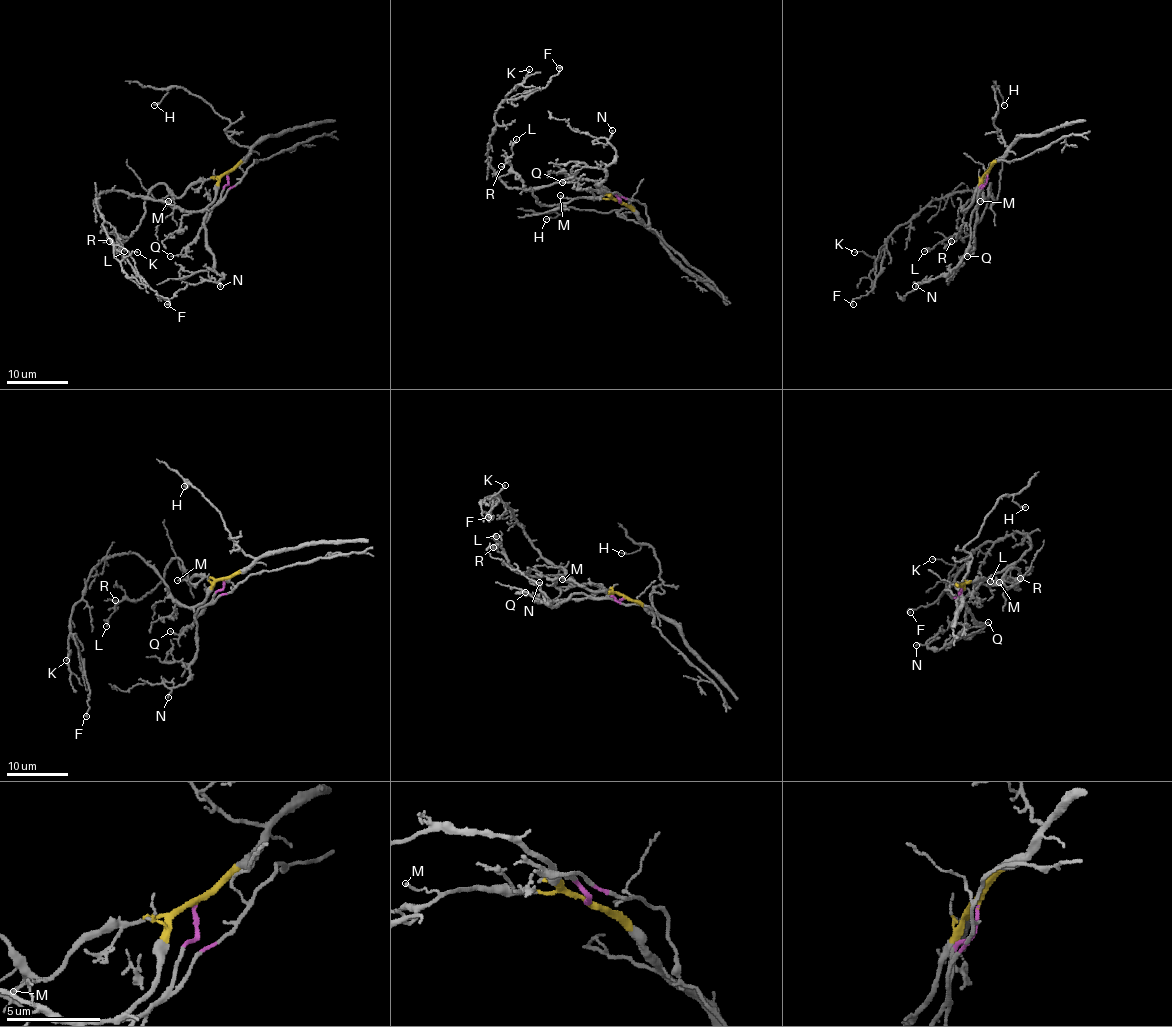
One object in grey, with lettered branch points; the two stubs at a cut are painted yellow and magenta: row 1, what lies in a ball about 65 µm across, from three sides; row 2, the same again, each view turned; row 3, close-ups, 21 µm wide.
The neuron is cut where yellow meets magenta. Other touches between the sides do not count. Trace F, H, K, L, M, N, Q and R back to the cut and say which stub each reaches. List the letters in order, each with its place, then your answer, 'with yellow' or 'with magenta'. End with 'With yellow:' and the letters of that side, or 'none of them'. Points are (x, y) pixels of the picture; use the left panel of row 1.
F: (167, 304) | with yellow
H: (154, 105) | with yellow
K: (137, 252) | with yellow
L: (124, 251) | with yellow
M: (168, 201) | with yellow
N: (220, 286) | with magenta
Q: (170, 256) | with magenta
R: (109, 241) | with yellow
With yellow: F, H, K, L, M, R

